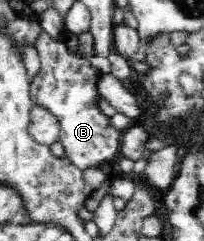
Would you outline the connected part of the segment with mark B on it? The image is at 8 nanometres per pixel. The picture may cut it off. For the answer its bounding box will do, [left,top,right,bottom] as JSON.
[30,31,123,172]

